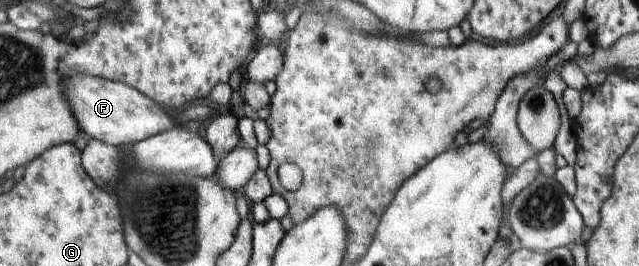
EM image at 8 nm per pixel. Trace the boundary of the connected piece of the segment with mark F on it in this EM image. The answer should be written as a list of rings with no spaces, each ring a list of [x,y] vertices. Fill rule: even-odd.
[[[75,74],[65,82],[65,92],[80,129],[109,146],[126,146],[147,140],[176,125],[153,99],[148,99],[146,94],[122,82],[114,83],[90,74]]]

